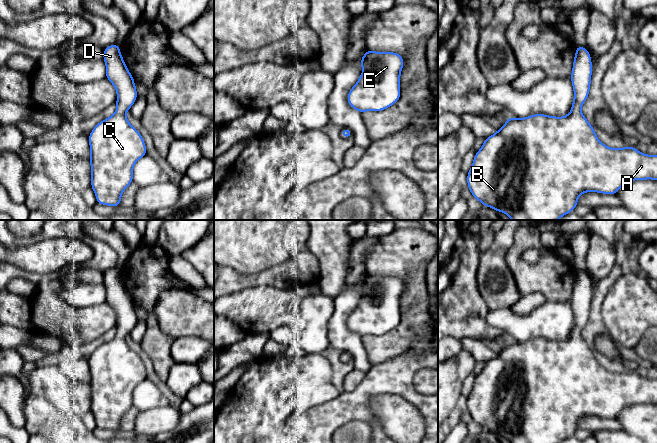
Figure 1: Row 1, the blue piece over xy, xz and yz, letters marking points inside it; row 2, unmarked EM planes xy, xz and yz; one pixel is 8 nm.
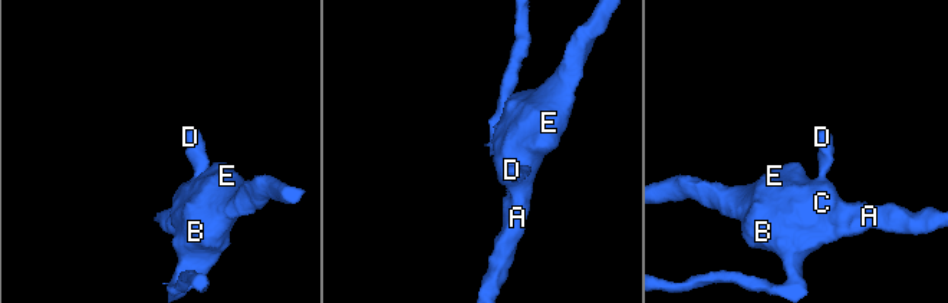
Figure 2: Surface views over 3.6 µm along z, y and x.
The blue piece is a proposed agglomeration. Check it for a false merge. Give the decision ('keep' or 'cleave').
keep

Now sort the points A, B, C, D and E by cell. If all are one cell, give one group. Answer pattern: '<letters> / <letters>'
A B C D E

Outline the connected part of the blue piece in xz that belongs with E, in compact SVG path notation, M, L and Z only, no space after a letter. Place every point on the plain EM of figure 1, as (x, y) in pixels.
M367 274L360 284L364 297L348 316L348 328L361 338L383 335L394 329L401 319L403 289L404 283L398 277Z

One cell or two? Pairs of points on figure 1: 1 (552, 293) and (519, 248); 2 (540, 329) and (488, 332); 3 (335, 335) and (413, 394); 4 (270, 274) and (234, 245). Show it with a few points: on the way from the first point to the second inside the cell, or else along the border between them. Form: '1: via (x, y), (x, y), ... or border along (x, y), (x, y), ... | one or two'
1: via (540, 282), (518, 260) | one
2: border along (485, 318), (490, 325), (500, 328), (506, 333) | two
3: border along (371, 366), (366, 373) | two
4: border along (287, 260), (251, 278), (242, 275) | two

